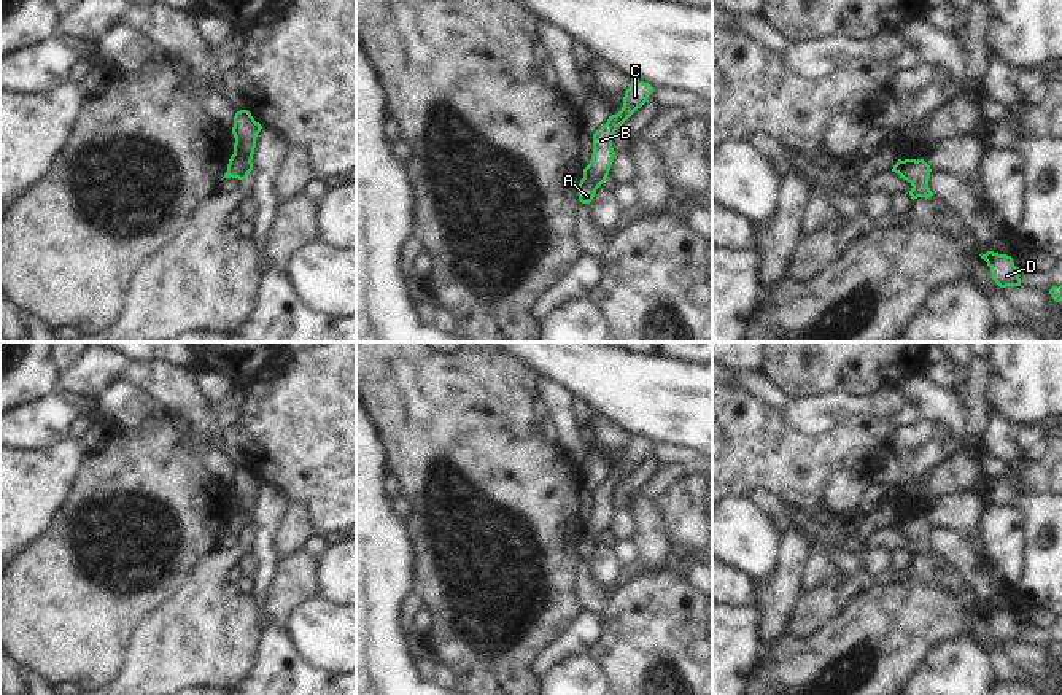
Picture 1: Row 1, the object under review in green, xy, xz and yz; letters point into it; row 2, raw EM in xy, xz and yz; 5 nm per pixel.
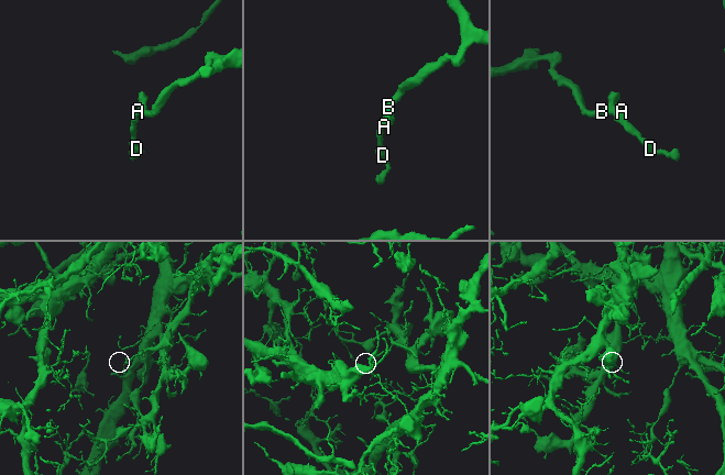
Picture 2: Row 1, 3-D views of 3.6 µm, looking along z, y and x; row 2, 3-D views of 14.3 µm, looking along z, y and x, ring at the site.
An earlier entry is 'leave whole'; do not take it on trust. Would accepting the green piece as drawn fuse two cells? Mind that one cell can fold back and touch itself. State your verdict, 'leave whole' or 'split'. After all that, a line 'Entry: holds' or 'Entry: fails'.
leave whole
Entry: holds

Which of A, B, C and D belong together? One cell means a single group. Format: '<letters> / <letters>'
A B C D

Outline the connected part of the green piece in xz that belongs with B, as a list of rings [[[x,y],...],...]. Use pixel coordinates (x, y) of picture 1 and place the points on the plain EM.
[[[634,436],[625,447],[623,463],[617,471],[609,472],[607,479],[593,490],[593,512],[590,520],[583,525],[583,534],[579,539],[579,557],[590,560],[596,546],[606,538],[615,507],[612,495],[615,487],[641,464],[653,444],[649,439]]]

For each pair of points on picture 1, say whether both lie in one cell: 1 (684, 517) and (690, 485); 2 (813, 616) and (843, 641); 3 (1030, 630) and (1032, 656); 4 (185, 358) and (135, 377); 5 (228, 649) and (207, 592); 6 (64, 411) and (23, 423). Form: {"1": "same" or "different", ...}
{"1": "same", "2": "different", "3": "different", "4": "different", "5": "same", "6": "same"}

